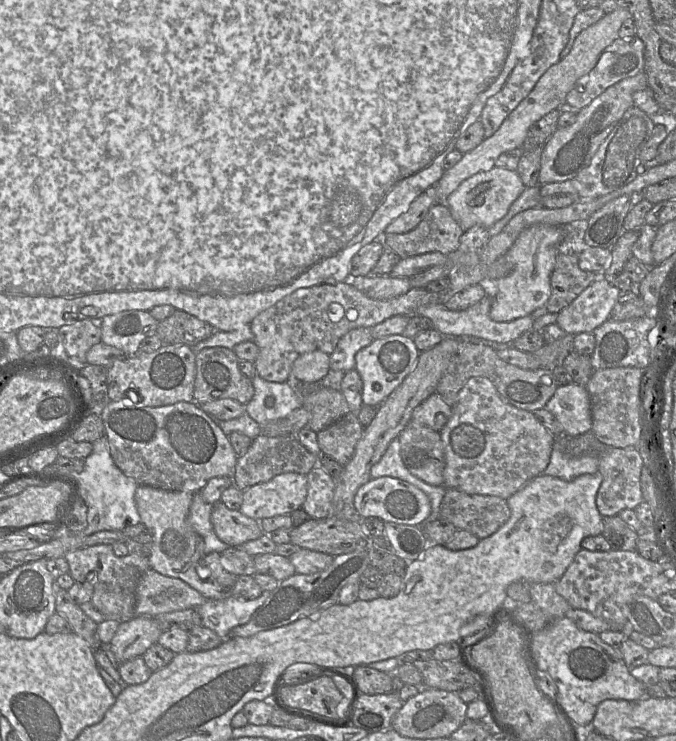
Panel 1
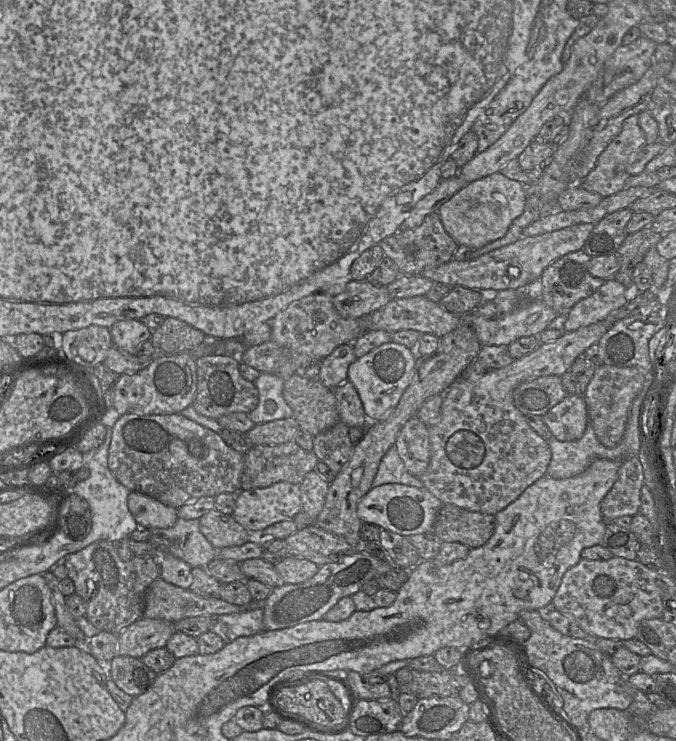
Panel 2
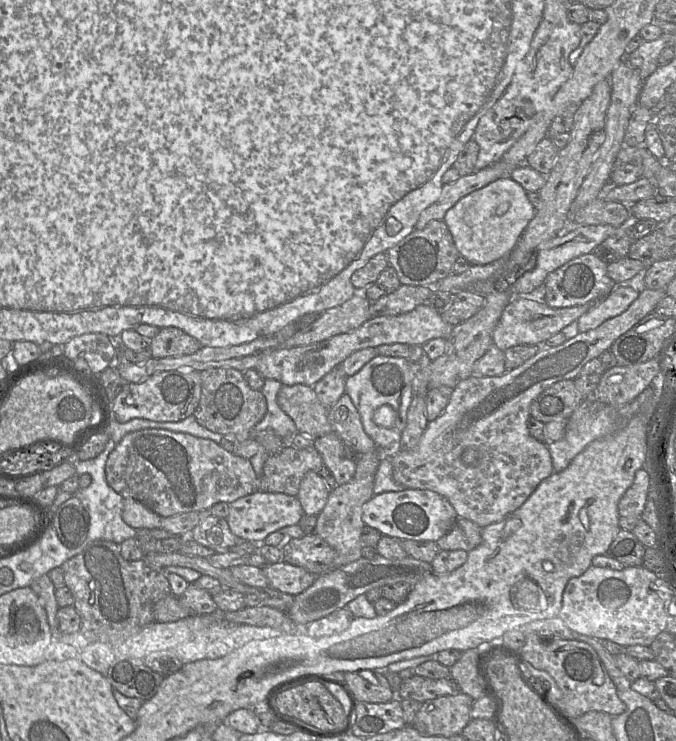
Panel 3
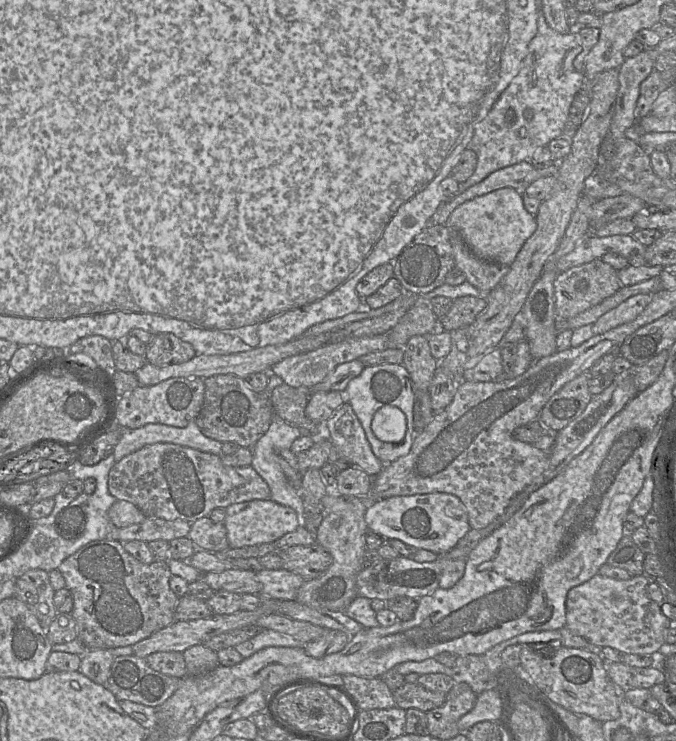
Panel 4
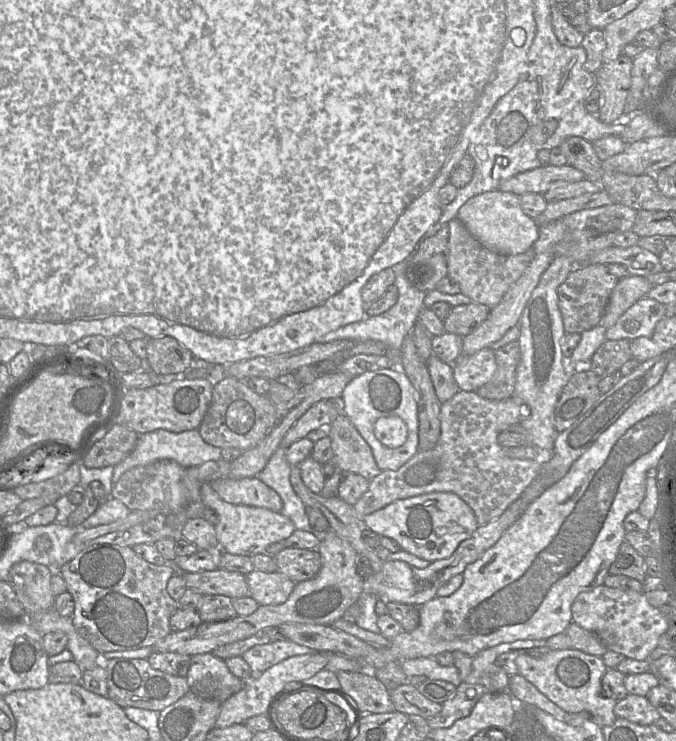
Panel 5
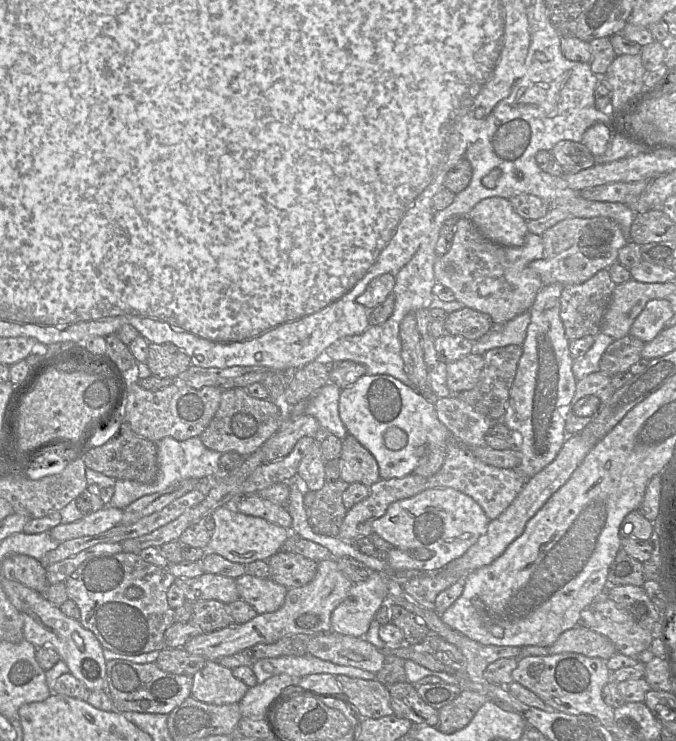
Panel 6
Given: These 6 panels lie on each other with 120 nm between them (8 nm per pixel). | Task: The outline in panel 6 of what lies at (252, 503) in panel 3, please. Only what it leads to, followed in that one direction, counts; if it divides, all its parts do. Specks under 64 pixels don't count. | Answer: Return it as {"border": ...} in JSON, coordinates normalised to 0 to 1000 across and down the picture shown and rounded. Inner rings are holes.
{"border":[[[327,683],[314,692],[317,717],[314,718],[308,744],[333,754],[365,762],[380,756],[393,756],[416,742],[417,735],[430,721],[428,714],[408,709],[385,698],[362,695],[354,690]]]}

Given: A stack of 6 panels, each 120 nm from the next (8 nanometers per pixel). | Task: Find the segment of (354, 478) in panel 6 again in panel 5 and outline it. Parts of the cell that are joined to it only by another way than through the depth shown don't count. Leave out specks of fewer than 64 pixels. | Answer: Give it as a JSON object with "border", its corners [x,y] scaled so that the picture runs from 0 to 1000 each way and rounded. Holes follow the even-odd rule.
{"border":[[[503,556],[485,576],[493,622],[509,638],[525,638],[550,648],[565,636],[552,615],[546,599],[534,588],[518,565]]]}

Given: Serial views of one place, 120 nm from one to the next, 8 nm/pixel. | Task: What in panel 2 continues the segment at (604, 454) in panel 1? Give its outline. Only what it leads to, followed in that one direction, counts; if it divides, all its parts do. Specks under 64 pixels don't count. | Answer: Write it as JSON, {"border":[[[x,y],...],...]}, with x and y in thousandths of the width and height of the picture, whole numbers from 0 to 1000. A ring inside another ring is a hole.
{"border":[[[942,615],[920,622],[914,645],[888,680],[891,696],[896,703],[945,692],[948,659],[953,640]]]}

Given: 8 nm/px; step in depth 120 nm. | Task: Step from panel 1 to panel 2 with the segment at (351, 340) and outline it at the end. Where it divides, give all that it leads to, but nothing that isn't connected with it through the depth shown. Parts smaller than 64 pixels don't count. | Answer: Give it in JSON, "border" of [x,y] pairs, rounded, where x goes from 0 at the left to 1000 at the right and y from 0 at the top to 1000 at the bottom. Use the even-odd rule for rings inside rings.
{"border":[[[513,463],[499,468],[473,487],[470,513],[490,525],[499,524],[515,513],[515,499],[525,484],[522,464]]]}

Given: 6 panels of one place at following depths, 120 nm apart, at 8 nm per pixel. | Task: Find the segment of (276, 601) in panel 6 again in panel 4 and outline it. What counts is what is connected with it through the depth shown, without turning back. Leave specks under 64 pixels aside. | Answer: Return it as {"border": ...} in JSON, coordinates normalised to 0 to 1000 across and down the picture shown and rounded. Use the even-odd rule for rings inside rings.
{"border":[[[389,767],[380,772],[380,780],[388,788],[388,803],[408,810],[435,810],[451,785],[450,780],[420,767]]]}

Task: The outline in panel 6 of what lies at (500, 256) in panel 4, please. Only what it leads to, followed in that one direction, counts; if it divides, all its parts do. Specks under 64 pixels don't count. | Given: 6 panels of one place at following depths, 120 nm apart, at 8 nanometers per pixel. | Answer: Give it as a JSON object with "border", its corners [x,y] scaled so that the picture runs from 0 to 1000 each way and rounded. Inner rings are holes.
{"border":[[[714,269],[698,281],[692,293],[731,328],[756,333],[769,333],[777,328],[780,298],[760,283],[753,269]]]}

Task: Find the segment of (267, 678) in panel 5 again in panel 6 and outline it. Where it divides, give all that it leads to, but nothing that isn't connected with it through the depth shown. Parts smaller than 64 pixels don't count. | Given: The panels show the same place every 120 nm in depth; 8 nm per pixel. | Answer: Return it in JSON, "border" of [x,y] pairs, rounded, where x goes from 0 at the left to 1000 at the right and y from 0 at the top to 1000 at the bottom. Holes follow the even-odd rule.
{"border":[[[425,910],[402,912],[386,923],[368,927],[367,933],[354,947],[359,968],[386,969],[395,950],[423,926],[430,922],[441,924],[441,918]]]}

